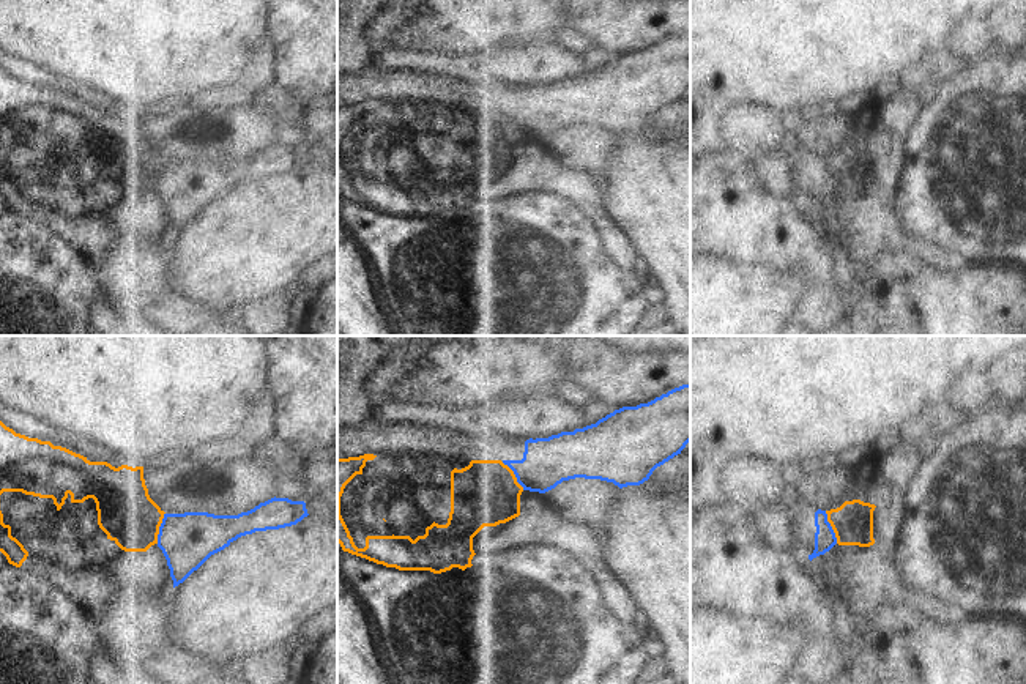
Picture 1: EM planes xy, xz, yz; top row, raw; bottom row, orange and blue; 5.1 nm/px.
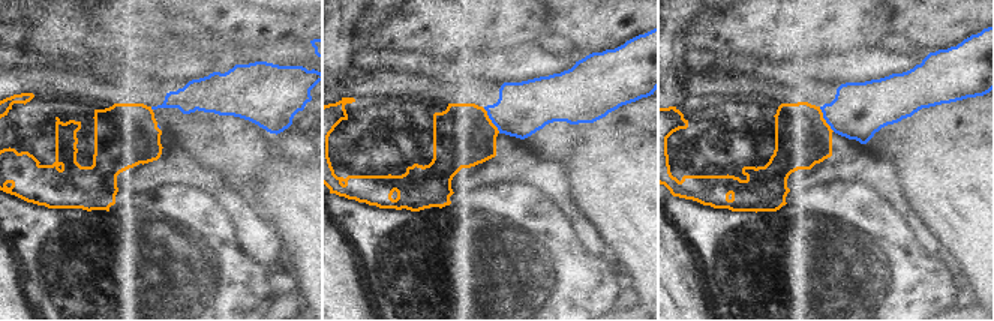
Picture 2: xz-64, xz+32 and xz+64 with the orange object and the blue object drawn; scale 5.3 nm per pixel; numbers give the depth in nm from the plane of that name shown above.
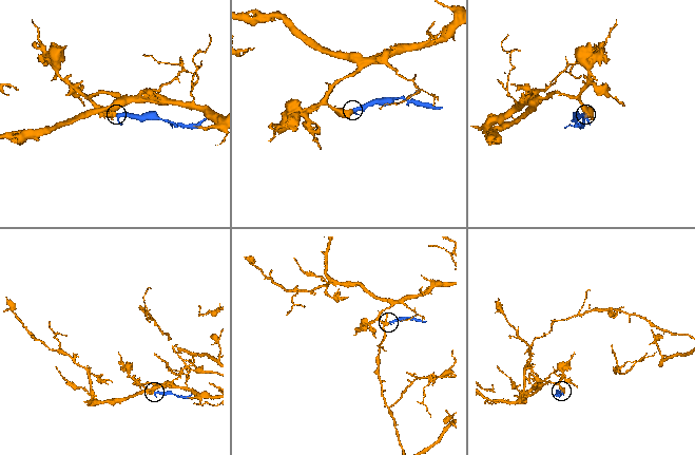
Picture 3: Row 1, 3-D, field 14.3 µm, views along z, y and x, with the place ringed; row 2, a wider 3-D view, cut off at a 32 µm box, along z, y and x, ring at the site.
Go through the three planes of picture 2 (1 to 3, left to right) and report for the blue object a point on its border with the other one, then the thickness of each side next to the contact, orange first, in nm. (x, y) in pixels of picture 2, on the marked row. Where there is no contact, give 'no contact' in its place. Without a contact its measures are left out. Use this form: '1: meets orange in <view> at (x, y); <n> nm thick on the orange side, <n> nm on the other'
1: meets orange in xz-64 at (150, 108); 340 nm thick on the orange side, 150 nm on the other
2: meets orange in xz+32 at (491, 120); 340 nm thick on the orange side, 280 nm on the other
3: meets orange in xz+64 at (823, 119); 300 nm thick on the orange side, 300 nm on the other

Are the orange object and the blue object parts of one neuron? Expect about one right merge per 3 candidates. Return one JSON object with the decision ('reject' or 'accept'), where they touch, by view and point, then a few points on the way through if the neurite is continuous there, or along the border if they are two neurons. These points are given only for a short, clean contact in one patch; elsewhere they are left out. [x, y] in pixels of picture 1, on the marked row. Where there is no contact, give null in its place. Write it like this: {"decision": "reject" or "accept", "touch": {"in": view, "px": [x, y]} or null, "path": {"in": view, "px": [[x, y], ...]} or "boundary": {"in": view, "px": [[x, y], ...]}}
{"decision": "reject", "touch": {"in": "yz", "px": [831, 525]}, "boundary": {"in": "yz", "px": [[825, 511], [837, 542]]}}

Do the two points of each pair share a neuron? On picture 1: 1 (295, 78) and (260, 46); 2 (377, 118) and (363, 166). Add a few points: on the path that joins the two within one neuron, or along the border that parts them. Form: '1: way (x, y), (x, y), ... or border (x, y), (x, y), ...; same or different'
1: border (268, 24), (268, 32), (278, 52), (278, 81); different
2: way (377, 130), (363, 147), (363, 155); same

